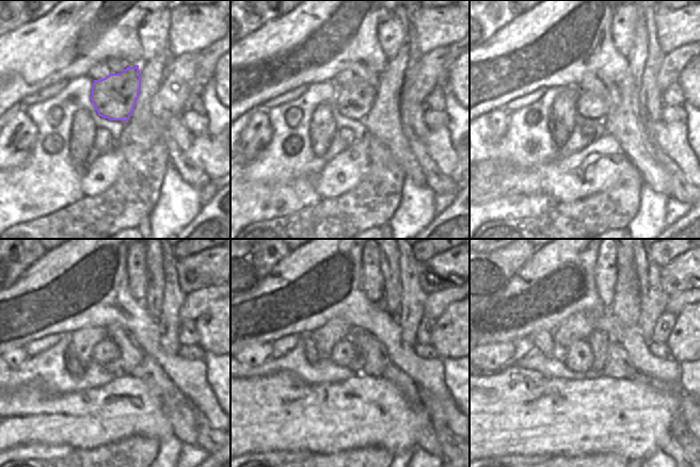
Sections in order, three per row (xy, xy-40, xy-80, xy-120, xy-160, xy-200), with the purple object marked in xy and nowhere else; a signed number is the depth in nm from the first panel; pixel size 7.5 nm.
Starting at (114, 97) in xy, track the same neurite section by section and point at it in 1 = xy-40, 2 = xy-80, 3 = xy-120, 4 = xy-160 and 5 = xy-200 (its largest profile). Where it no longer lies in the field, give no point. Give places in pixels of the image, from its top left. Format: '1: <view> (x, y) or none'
1: xy-40 (354, 100)
2: xy-80 (589, 106)
3: xy-120 (106, 351)
4: xy-160 (343, 353)
5: xy-200 (578, 358)

